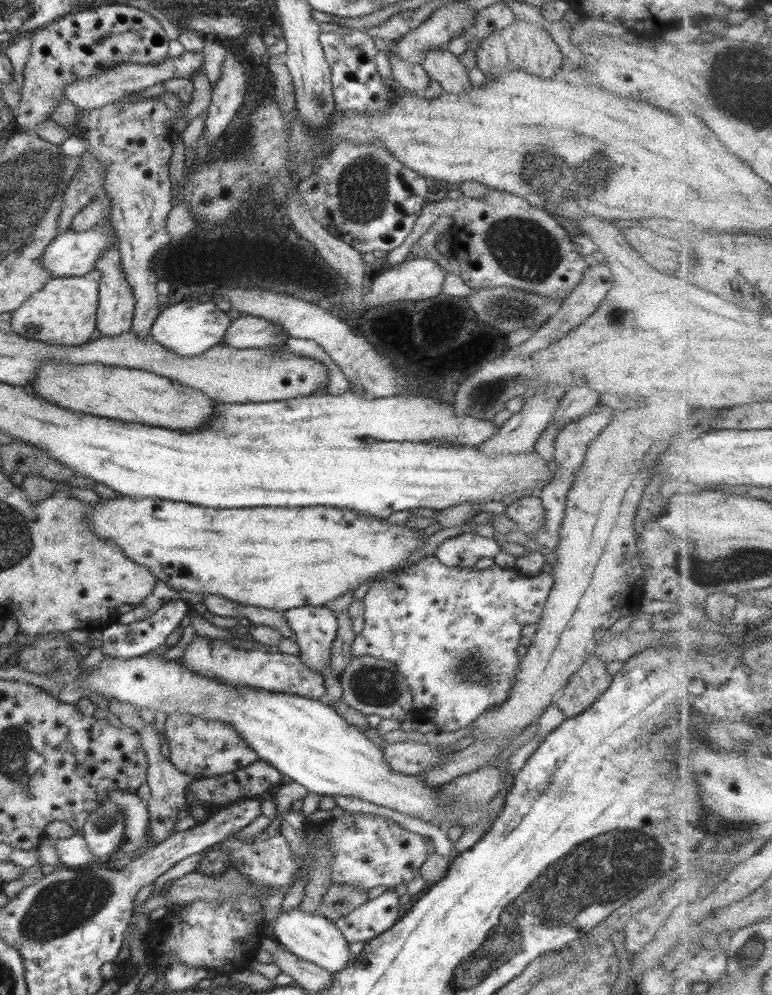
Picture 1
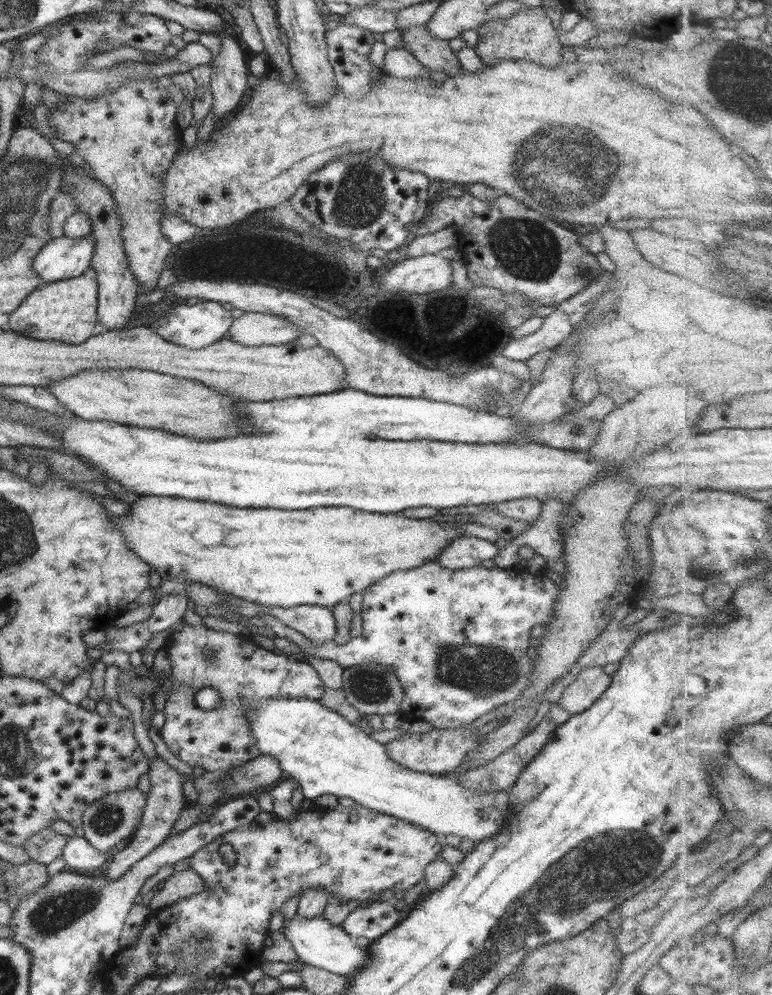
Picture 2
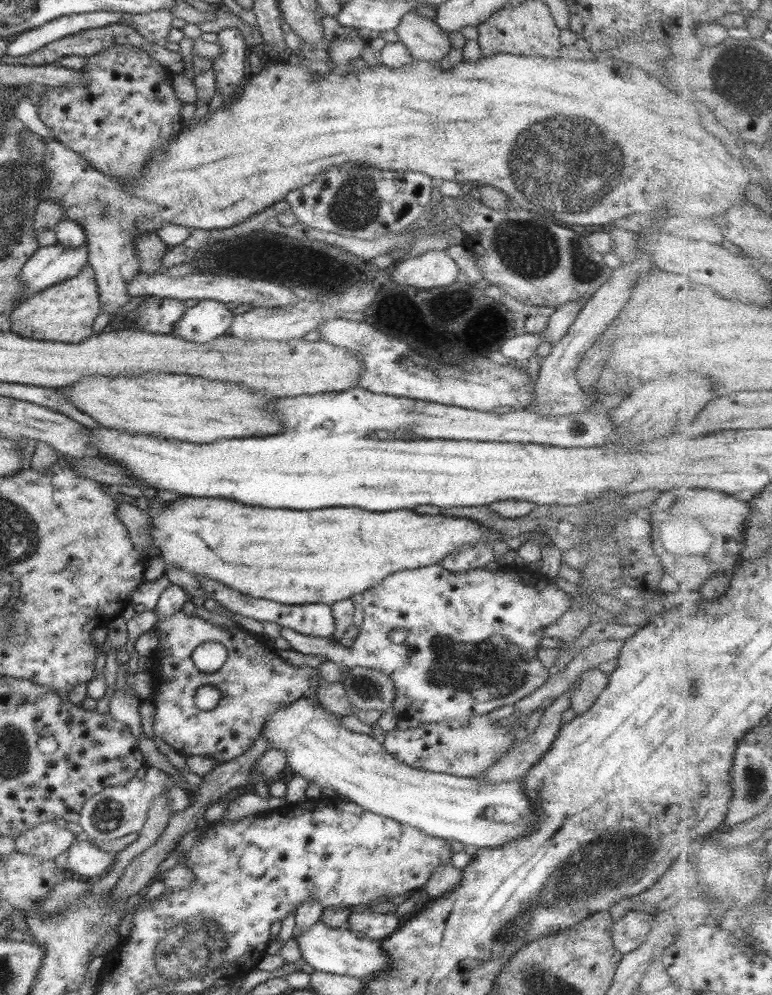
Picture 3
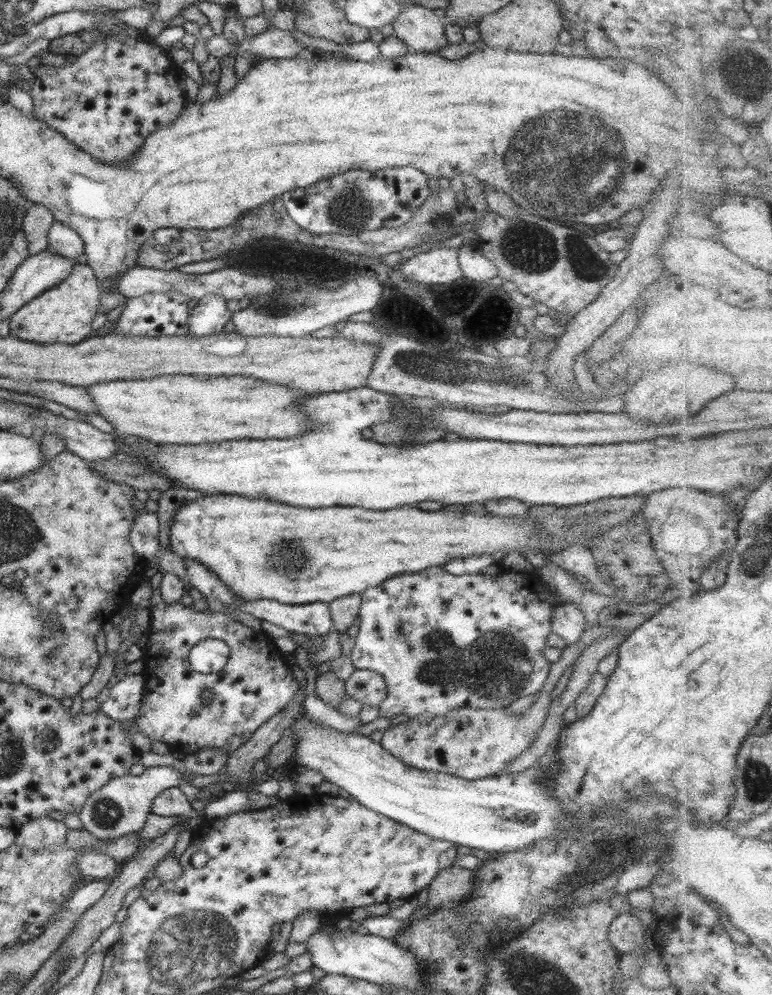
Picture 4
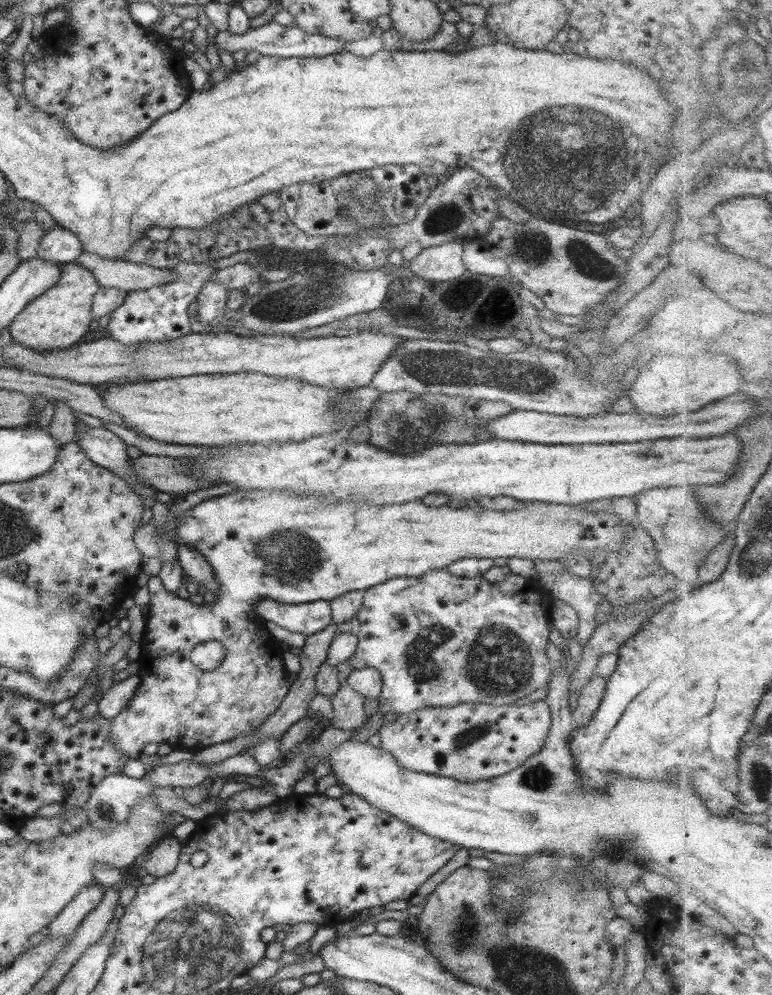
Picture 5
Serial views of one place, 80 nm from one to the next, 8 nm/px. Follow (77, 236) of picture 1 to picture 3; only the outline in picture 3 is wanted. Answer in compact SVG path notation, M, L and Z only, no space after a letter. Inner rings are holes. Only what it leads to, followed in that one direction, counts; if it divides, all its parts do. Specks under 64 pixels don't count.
M56 242L54 245L38 247L21 267L18 279L20 285L24 286L24 292L18 302L79 274L87 265L87 255L85 244L71 248Z

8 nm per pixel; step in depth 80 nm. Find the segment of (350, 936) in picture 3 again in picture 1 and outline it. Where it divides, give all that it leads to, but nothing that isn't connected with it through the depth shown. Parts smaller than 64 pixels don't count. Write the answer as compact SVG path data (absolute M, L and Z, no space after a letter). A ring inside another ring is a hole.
M294 908L288 912L280 911L279 914L267 924L272 938L276 943L298 956L300 959L312 962L329 973L342 969L353 958L348 951L348 945L339 933L333 921L318 914L307 914L301 908Z

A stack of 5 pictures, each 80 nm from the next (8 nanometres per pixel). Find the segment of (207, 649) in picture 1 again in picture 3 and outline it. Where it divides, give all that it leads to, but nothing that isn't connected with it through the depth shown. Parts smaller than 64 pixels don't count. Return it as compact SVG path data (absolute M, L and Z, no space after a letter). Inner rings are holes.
M181 610L171 616L156 620L153 630L157 631L158 645L148 656L151 660L149 672L155 684L154 694L150 697L151 700L154 700L155 706L152 731L179 755L185 757L206 756L212 758L217 765L233 760L251 748L260 734L265 719L278 706L285 706L298 698L315 699L316 690L321 681L319 670L304 665L292 666L284 662L279 655L276 655L270 642L262 635L251 633L239 626L223 628L211 625L194 614L184 615ZM207 641L218 642L227 651L227 660L217 672L199 672L191 662L193 650ZM205 685L217 687L220 692L219 704L209 711L199 710L194 703L195 691Z

